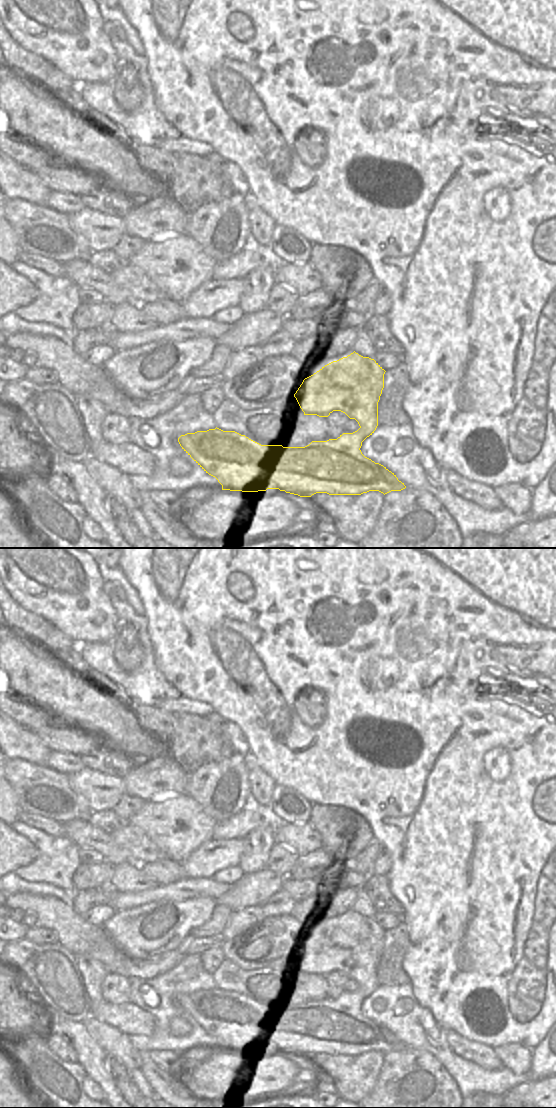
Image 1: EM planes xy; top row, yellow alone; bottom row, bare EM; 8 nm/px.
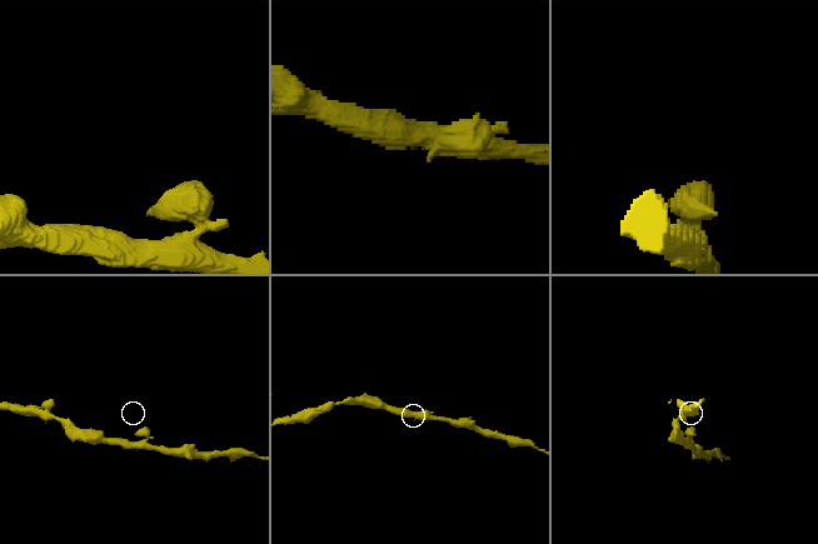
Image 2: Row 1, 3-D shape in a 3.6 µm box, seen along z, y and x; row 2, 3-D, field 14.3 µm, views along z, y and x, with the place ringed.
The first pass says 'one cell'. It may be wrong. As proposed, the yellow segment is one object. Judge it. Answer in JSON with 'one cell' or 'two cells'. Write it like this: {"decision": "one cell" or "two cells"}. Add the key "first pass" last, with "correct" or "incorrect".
{"decision": "one cell", "first pass": "correct"}

